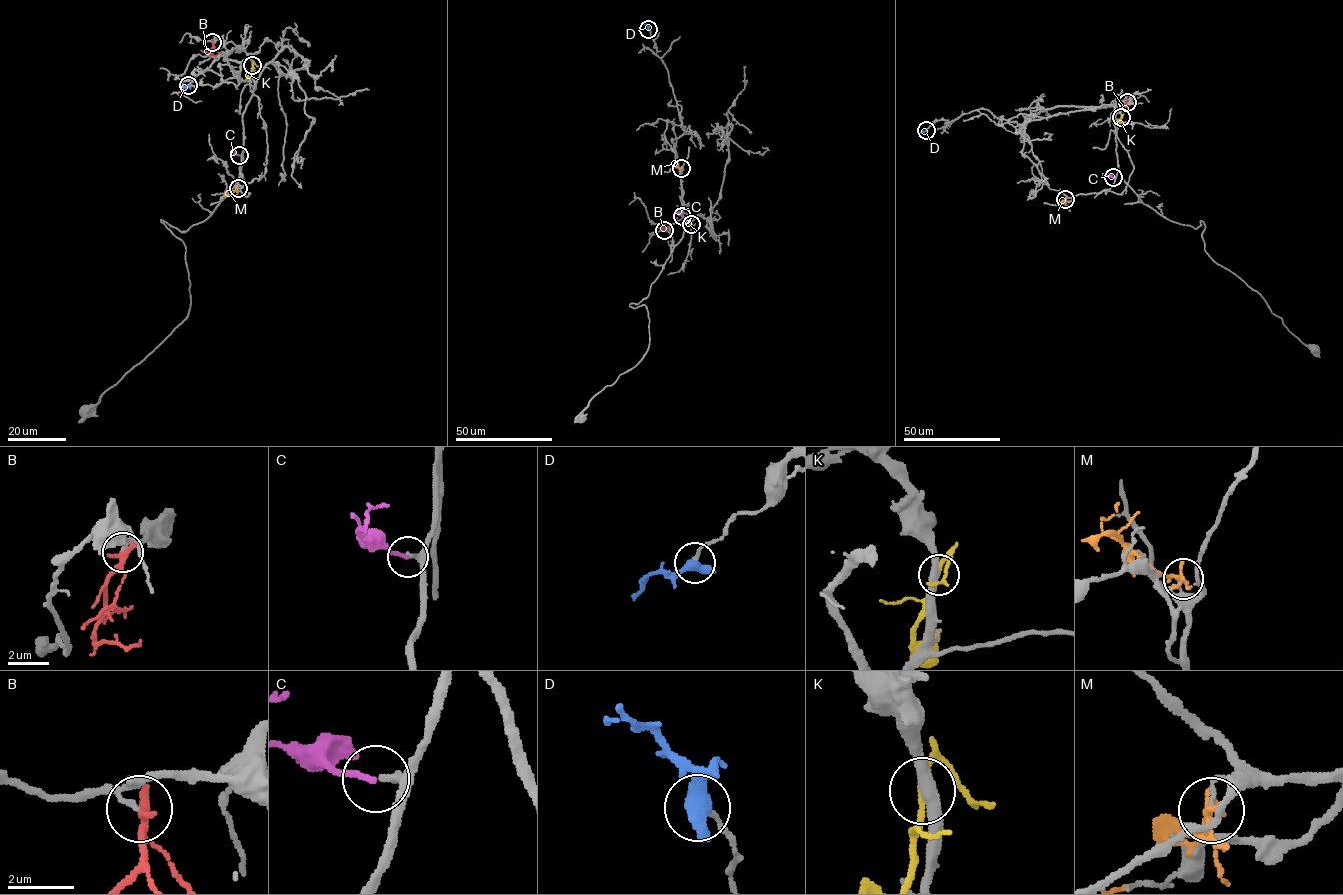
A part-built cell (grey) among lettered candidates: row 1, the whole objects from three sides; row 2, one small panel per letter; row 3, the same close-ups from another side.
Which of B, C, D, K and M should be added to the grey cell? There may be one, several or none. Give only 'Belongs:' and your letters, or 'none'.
Belongs: C

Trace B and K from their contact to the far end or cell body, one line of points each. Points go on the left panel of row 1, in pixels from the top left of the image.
B: (212, 42), (209, 53), (217, 55)
K: (252, 65), (246, 79)

